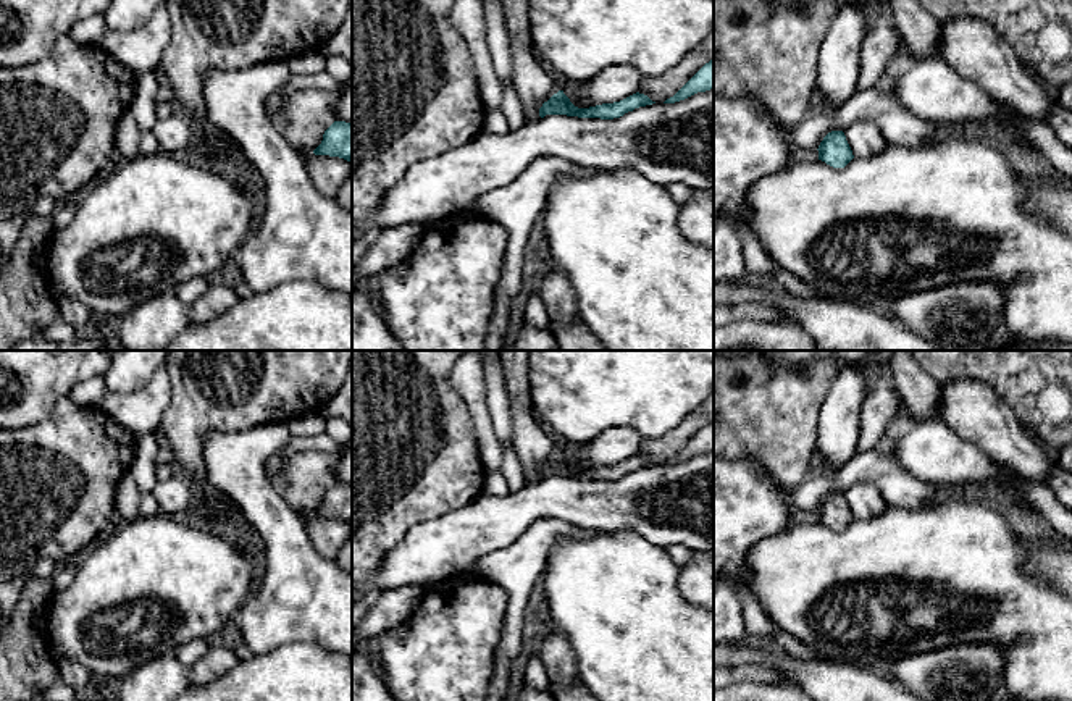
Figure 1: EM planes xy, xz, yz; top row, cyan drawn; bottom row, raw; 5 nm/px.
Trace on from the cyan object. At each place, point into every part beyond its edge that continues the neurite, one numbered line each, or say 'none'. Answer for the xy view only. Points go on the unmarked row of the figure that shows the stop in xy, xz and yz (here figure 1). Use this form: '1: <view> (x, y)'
none

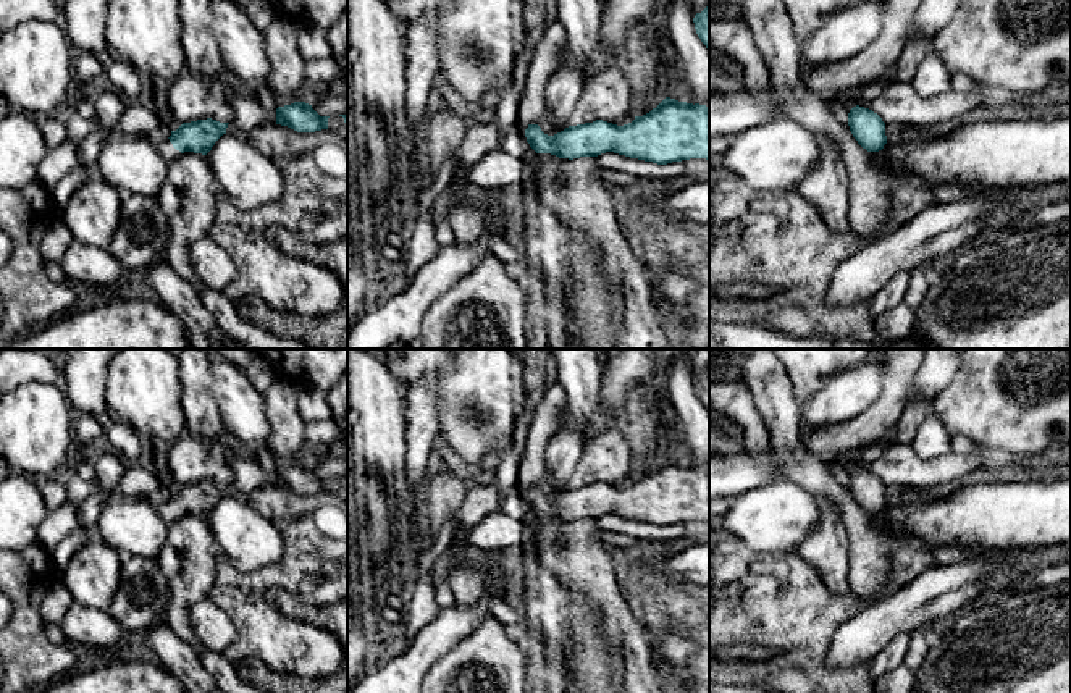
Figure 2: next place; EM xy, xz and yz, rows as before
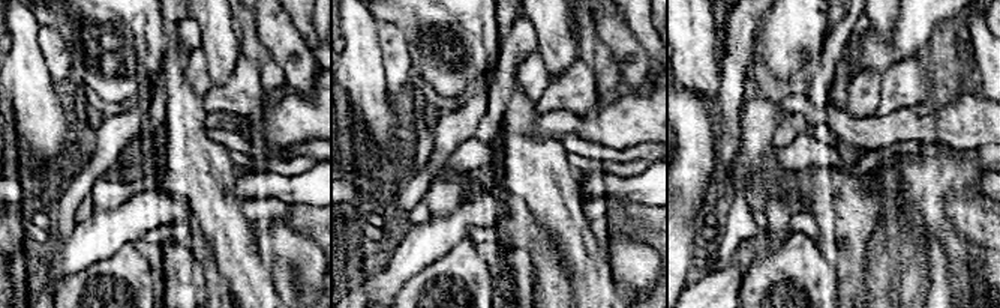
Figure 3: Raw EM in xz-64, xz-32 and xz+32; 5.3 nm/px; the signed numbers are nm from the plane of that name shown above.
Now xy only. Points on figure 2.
1: xy (163, 508)

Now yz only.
none

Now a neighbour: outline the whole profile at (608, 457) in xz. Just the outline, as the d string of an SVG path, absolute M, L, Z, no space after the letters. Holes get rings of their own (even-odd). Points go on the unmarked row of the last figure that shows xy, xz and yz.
M614 425L593 439L583 439L583 451L569 488L603 481L624 488L636 468L633 452L624 433Z

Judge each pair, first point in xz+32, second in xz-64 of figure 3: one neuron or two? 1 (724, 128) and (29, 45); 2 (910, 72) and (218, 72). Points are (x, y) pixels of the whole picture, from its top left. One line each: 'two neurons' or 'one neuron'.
1: two neurons
2: two neurons

